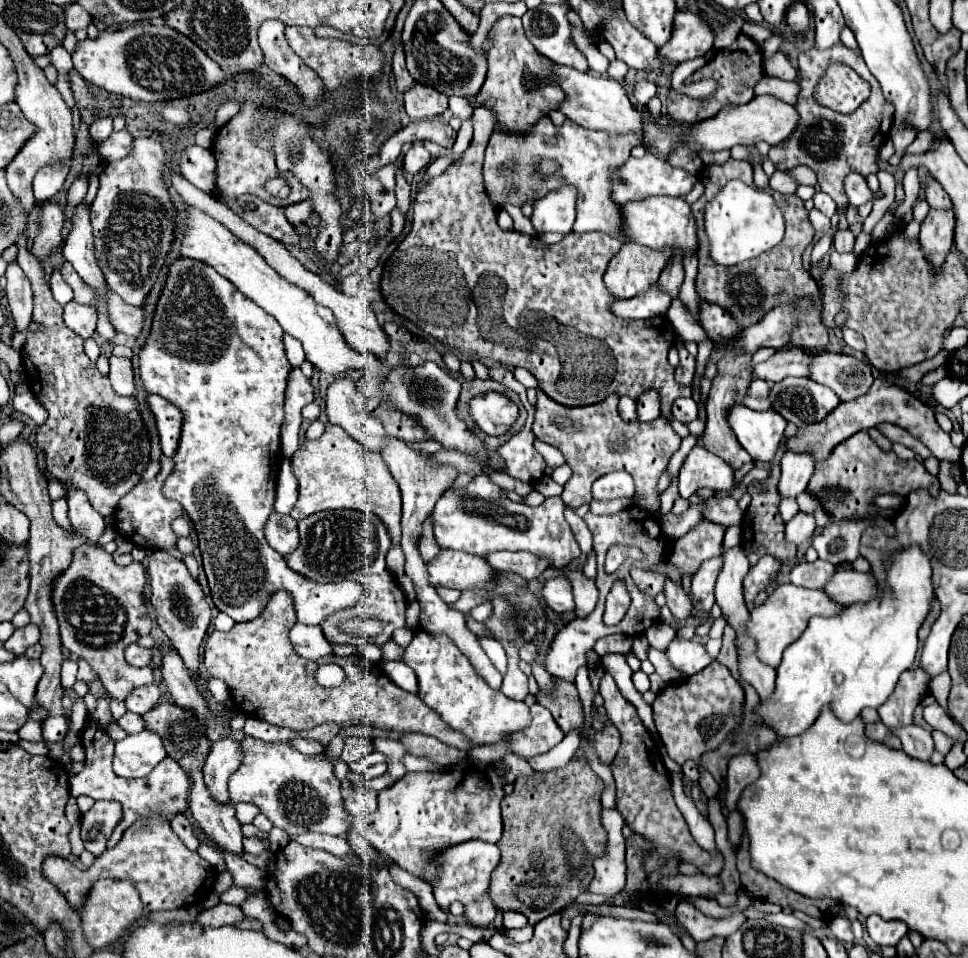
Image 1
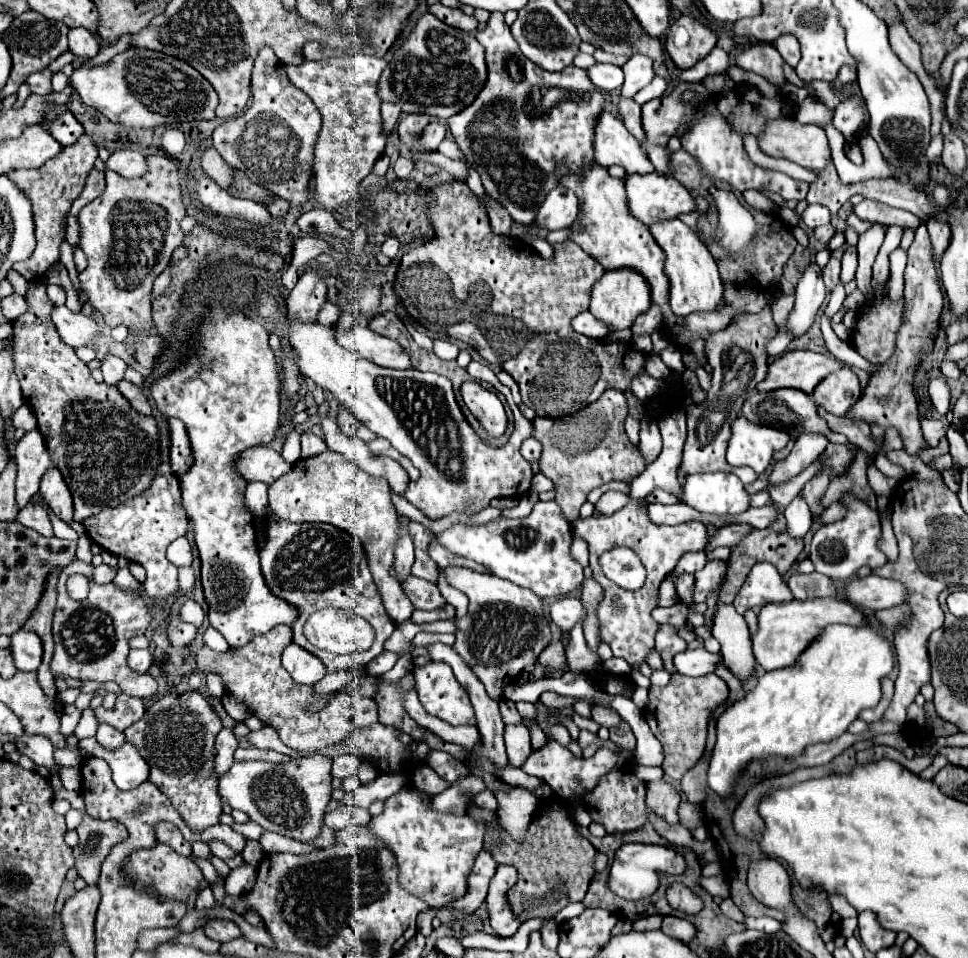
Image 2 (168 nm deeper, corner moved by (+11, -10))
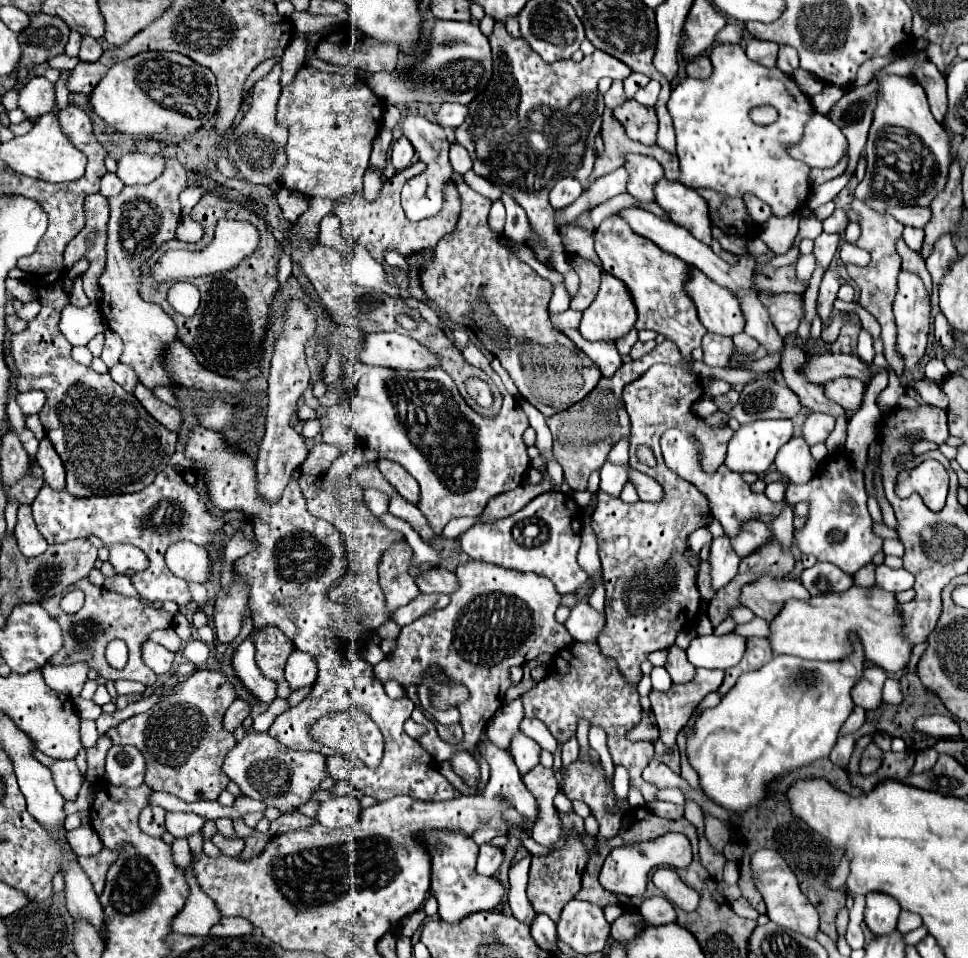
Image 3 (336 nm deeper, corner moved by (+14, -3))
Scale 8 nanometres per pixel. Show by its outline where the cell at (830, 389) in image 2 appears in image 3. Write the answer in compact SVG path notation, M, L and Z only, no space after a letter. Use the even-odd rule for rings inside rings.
M836 379L836 381L824 383L824 391L844 411L856 413L860 409L860 405L862 405L864 383L860 383L858 379Z

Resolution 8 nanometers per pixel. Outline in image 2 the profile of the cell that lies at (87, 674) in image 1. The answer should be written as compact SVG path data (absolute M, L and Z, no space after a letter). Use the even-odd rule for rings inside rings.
M121 692L121 694L117 694L113 710L97 708L95 714L97 714L97 718L105 720L107 724L115 724L115 728L125 730L145 714L145 704L143 704L143 700L139 700L135 696L127 696Z

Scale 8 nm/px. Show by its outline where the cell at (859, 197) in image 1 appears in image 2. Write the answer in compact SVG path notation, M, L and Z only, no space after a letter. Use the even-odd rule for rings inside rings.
M863 200L857 206L853 206L853 212L861 218L861 220L869 220L869 222L881 222L885 226L897 224L901 228L917 228L921 224L921 220L917 216L913 216L911 212L899 210L899 208L891 208L887 204L875 202L875 200Z

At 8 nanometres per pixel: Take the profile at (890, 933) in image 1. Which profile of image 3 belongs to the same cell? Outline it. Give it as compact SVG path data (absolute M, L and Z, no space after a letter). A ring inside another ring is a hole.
M872 891L866 895L864 921L874 935L892 933L892 929L896 929L898 915L900 915L900 905L894 897L878 891Z

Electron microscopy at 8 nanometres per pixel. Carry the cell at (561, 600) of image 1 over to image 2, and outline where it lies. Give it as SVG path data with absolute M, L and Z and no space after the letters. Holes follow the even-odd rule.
M563 596L559 600L555 600L549 608L551 620L561 628L561 630L571 630L583 616L583 606L579 602L579 598L573 596Z

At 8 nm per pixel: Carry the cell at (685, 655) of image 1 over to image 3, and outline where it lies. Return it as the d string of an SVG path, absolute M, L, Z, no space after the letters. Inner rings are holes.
M736 633L696 637L686 649L688 661L694 667L722 669L722 671L738 665L744 651L746 651L746 637Z

